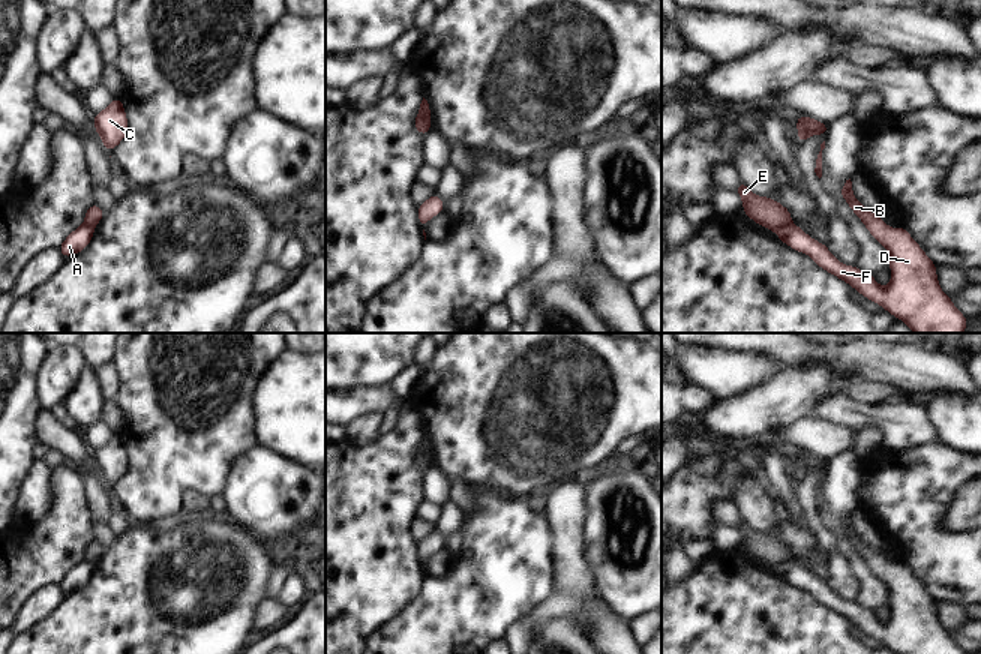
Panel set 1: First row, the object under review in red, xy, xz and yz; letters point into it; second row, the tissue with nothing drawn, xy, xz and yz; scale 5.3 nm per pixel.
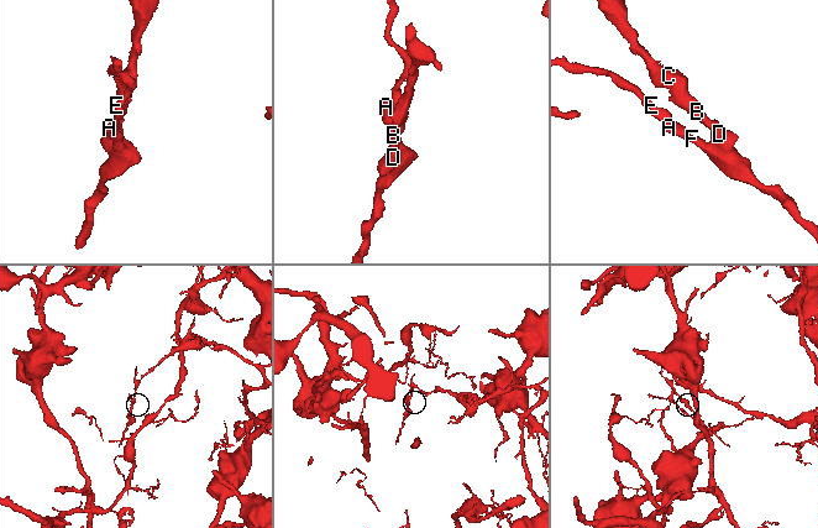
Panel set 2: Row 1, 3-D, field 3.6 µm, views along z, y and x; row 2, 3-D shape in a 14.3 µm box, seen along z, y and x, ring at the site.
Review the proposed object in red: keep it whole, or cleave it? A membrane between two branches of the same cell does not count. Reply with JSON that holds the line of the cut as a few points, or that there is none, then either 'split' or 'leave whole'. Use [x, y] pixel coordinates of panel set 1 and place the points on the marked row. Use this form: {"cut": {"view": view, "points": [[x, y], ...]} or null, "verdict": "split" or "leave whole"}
{"cut": {"view": "yz", "points": [[791, 222], [774, 231]]}, "verdict": "split"}

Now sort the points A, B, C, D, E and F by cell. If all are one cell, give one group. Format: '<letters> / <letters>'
A B C D F / E

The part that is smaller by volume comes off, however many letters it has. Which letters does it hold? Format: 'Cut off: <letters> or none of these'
Cut off: E

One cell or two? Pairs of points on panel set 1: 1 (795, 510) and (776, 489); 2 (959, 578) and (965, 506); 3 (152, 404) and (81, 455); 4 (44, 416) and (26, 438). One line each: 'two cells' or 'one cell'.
1: one cell
2: two cells
3: two cells
4: two cells

